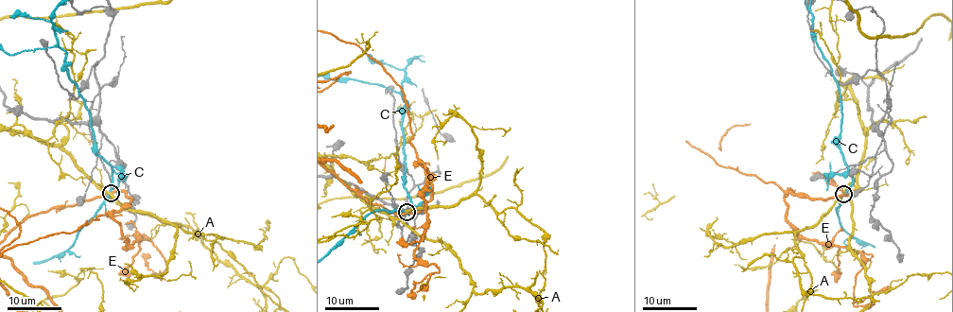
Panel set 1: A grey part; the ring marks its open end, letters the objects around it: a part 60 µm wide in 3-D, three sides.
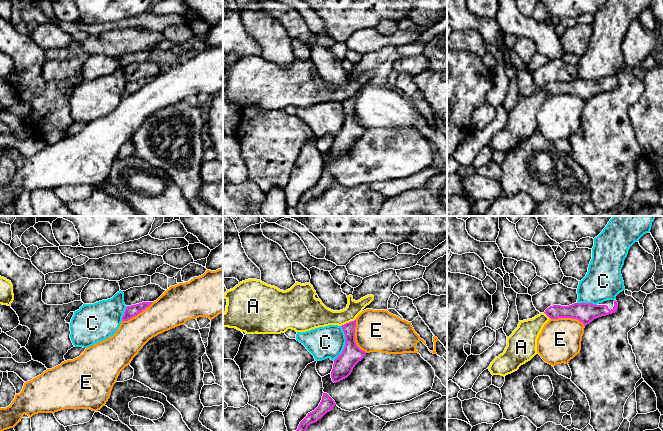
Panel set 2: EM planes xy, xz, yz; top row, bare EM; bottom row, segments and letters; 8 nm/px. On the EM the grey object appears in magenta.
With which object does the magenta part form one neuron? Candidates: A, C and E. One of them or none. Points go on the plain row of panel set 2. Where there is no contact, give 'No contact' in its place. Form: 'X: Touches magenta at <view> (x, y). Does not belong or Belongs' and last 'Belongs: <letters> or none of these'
A: Touches magenta at xz (347, 99). Does not belong
C: Touches magenta at xz (345, 119). Does not belong
E: Touches magenta at yz (568, 93). Does not belong
Belongs: none of these

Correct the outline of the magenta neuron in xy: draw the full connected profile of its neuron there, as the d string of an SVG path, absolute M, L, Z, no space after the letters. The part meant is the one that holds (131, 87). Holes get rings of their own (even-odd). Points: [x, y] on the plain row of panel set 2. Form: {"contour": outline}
{"contour": "M142 78L136 81L127 82L122 93L122 97L128 97L129 95L137 92L143 86L148 84L152 78Z"}

